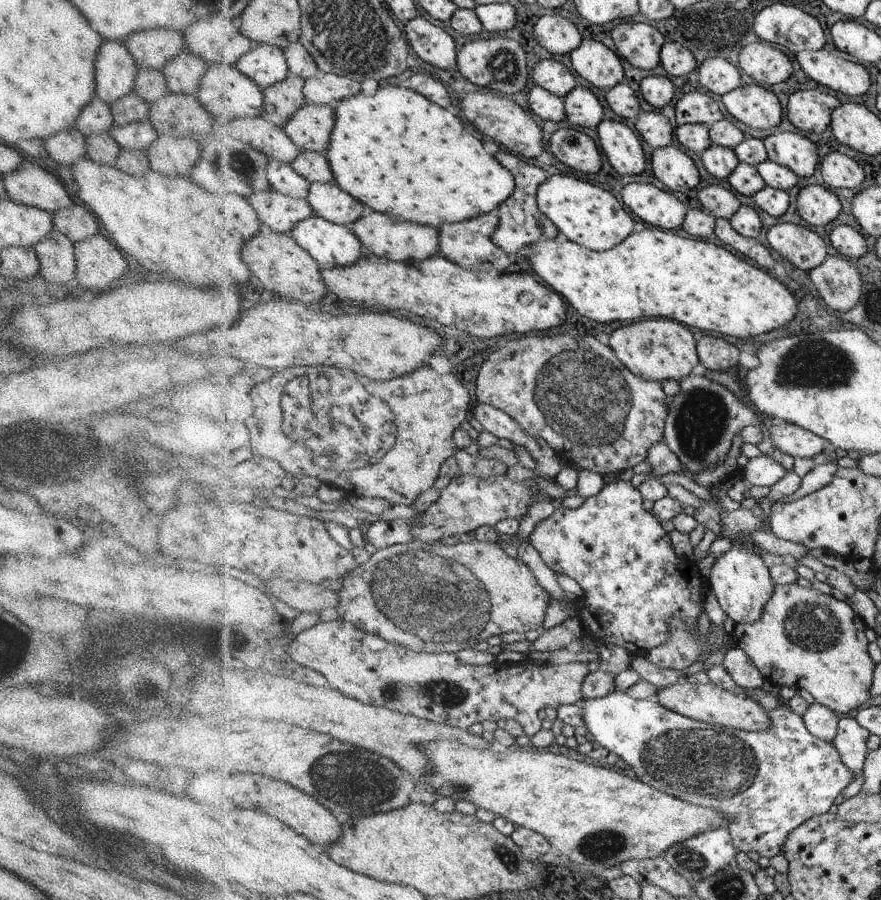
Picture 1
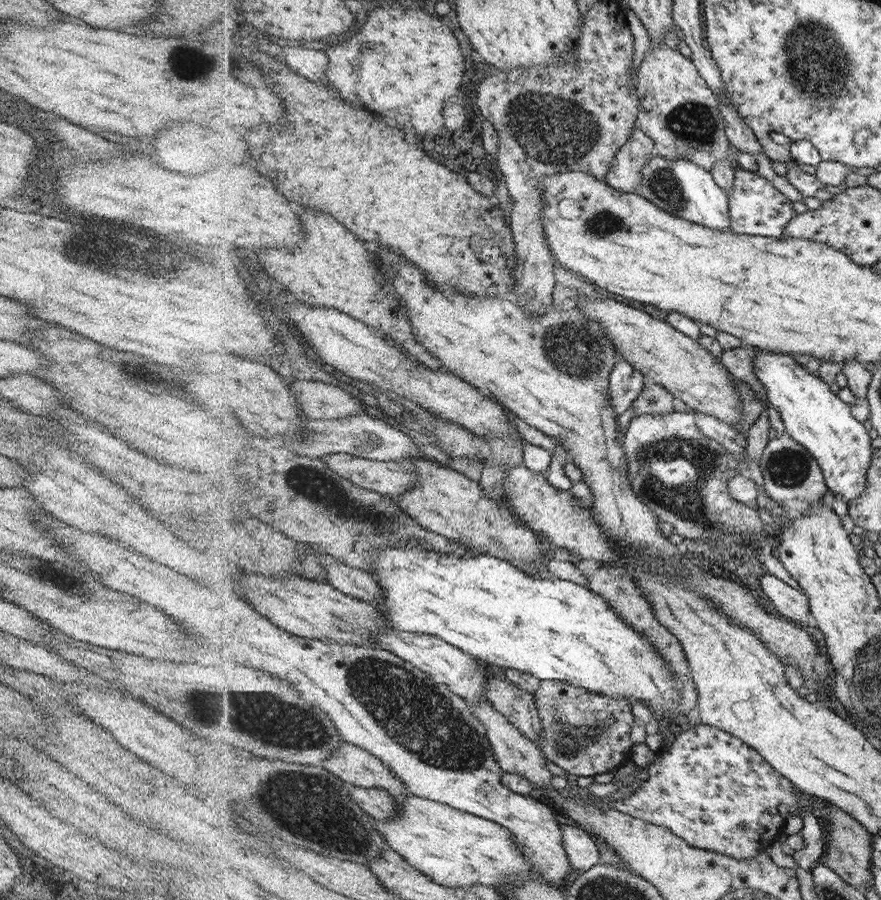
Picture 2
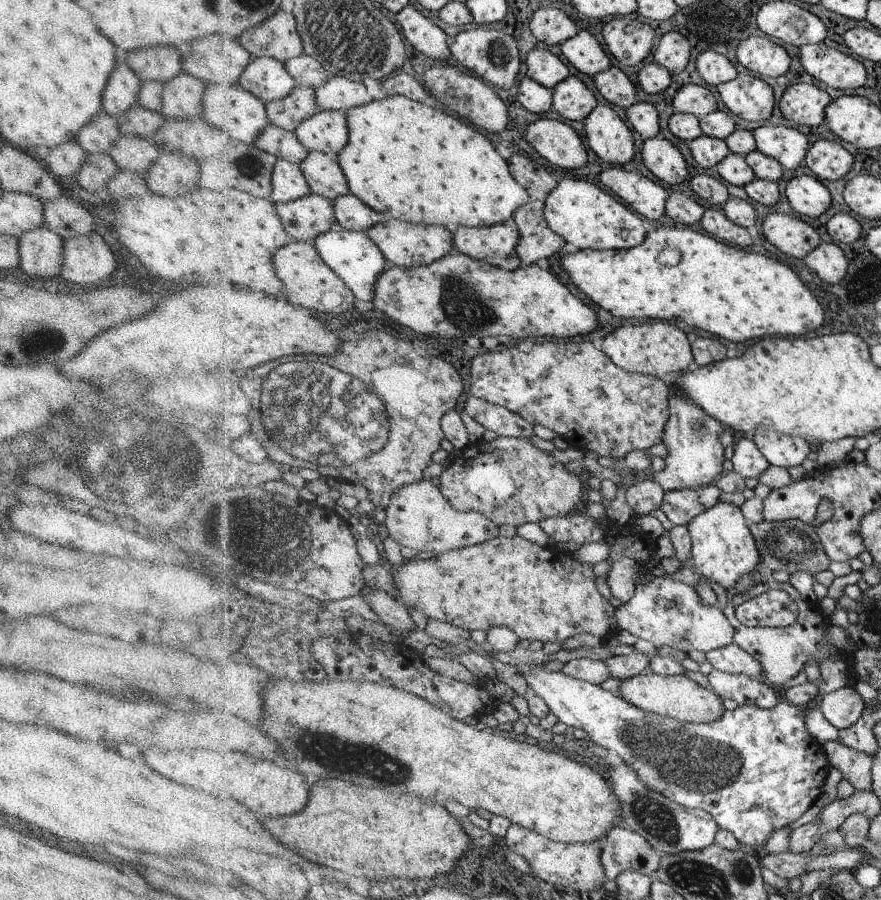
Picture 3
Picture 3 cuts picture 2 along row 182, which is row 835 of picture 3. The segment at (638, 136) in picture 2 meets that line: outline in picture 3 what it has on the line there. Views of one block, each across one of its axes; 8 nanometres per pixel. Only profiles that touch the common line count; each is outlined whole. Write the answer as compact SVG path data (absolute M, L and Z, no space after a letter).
M616 826L602 841L600 863L607 880L614 880L621 872L633 870L654 877L662 856L637 832Z

